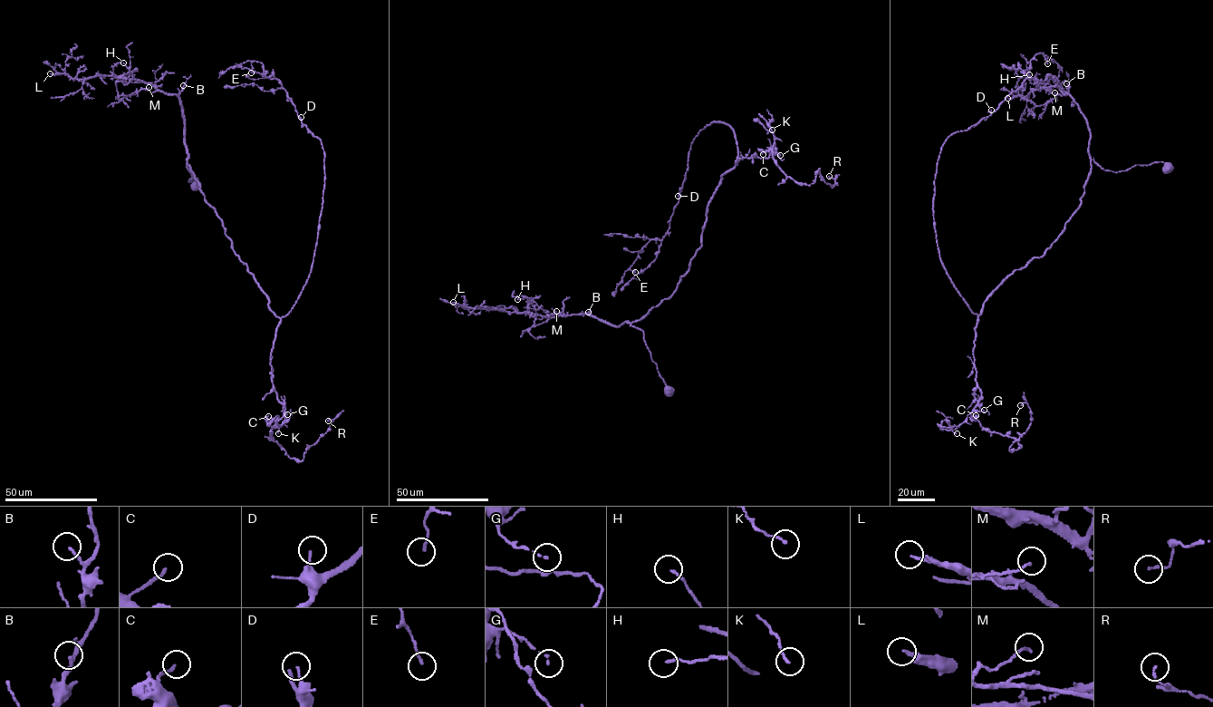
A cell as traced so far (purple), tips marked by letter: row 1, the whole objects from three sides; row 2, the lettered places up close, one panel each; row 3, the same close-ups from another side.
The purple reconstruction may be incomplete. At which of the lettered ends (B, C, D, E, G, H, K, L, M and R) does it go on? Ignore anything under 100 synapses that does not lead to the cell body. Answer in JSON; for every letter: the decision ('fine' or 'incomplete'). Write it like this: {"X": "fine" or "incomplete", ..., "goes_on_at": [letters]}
{"B": "fine", "C": "fine", "D": "fine", "E": "fine", "G": "fine", "H": "fine", "K": "fine", "L": "incomplete", "M": "fine", "R": "fine", "goes_on_at": ["L"]}

